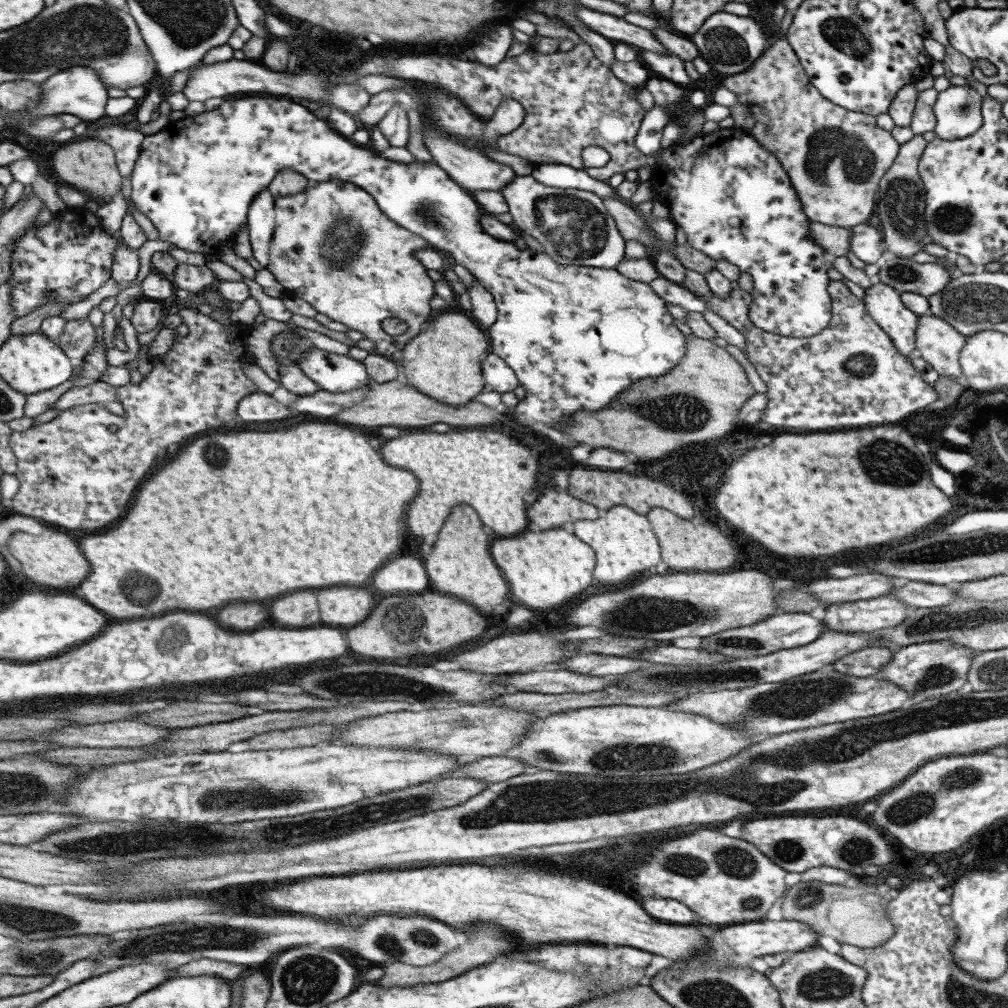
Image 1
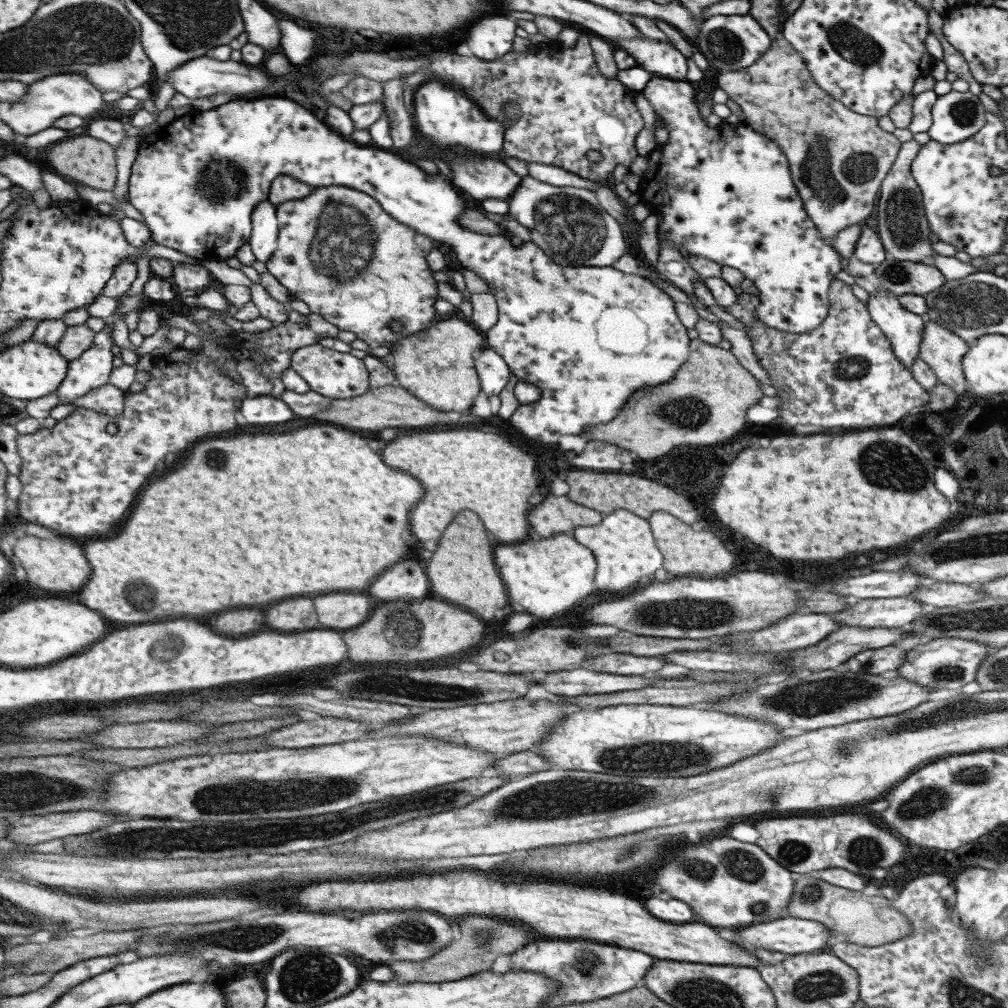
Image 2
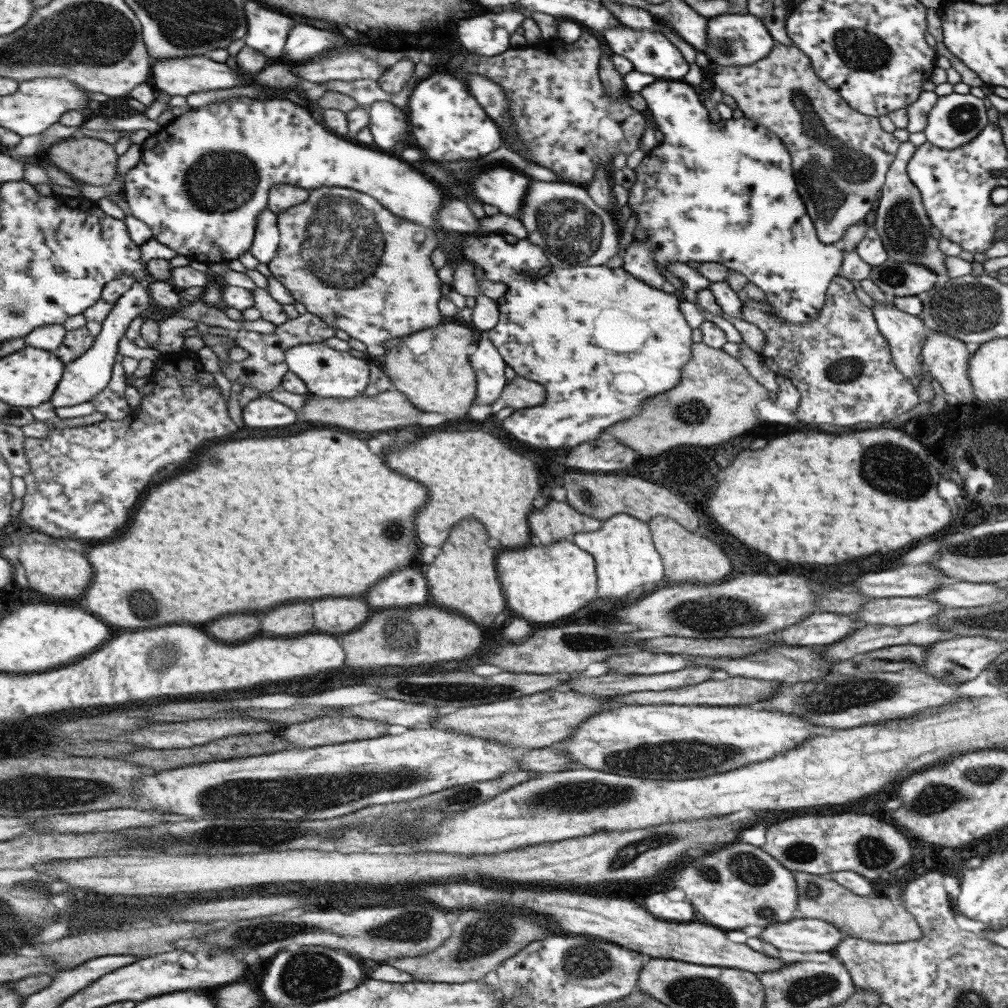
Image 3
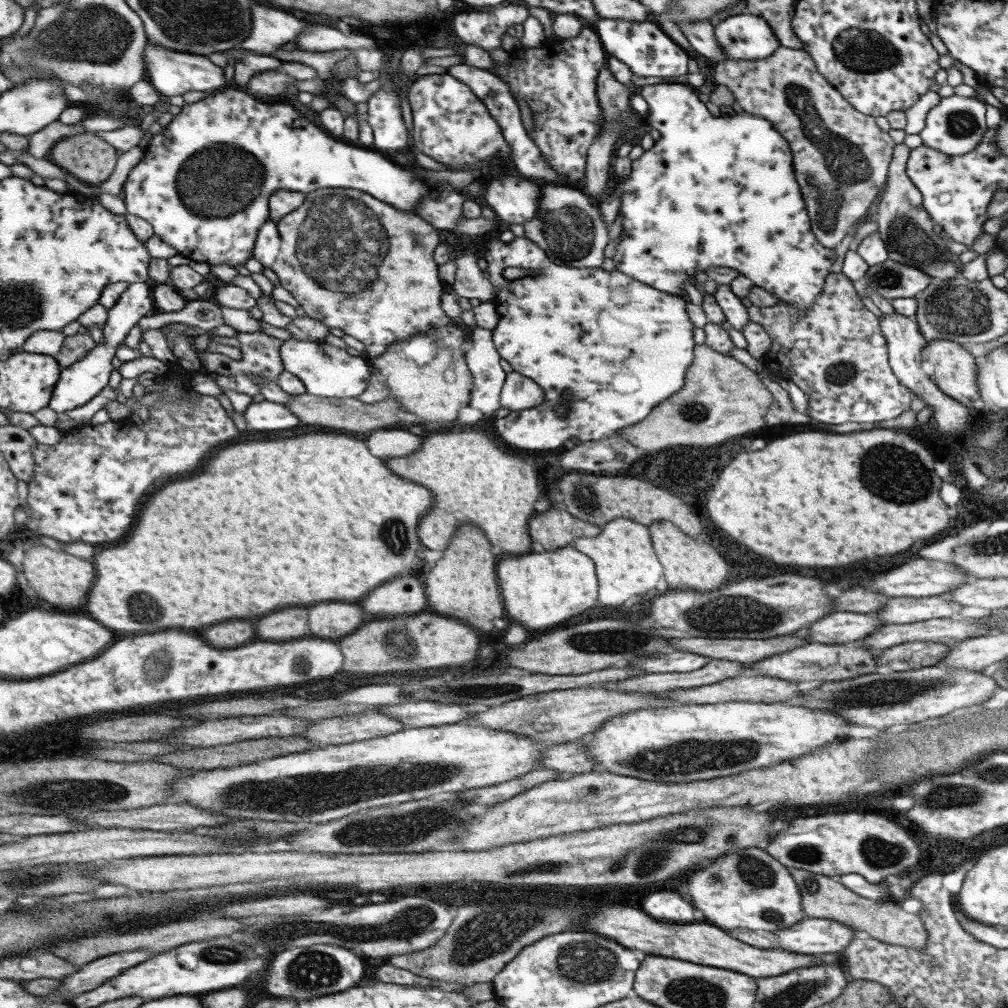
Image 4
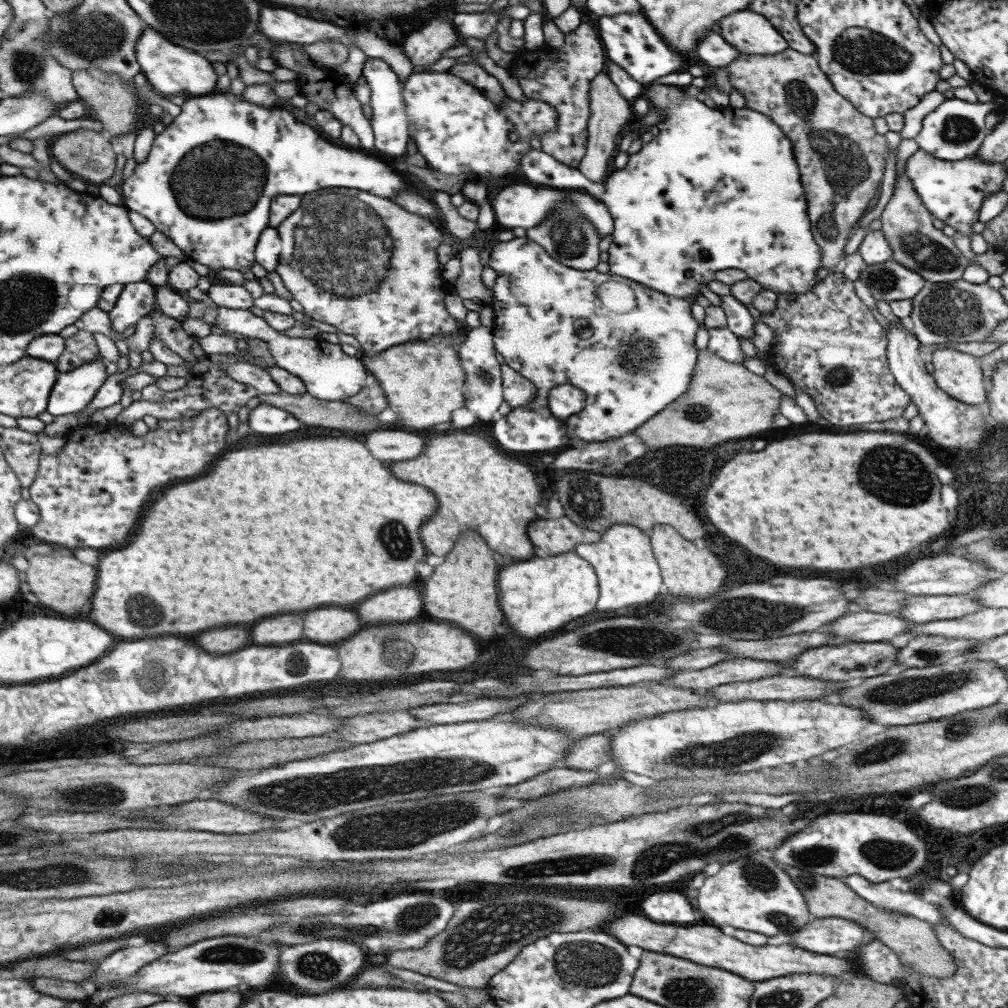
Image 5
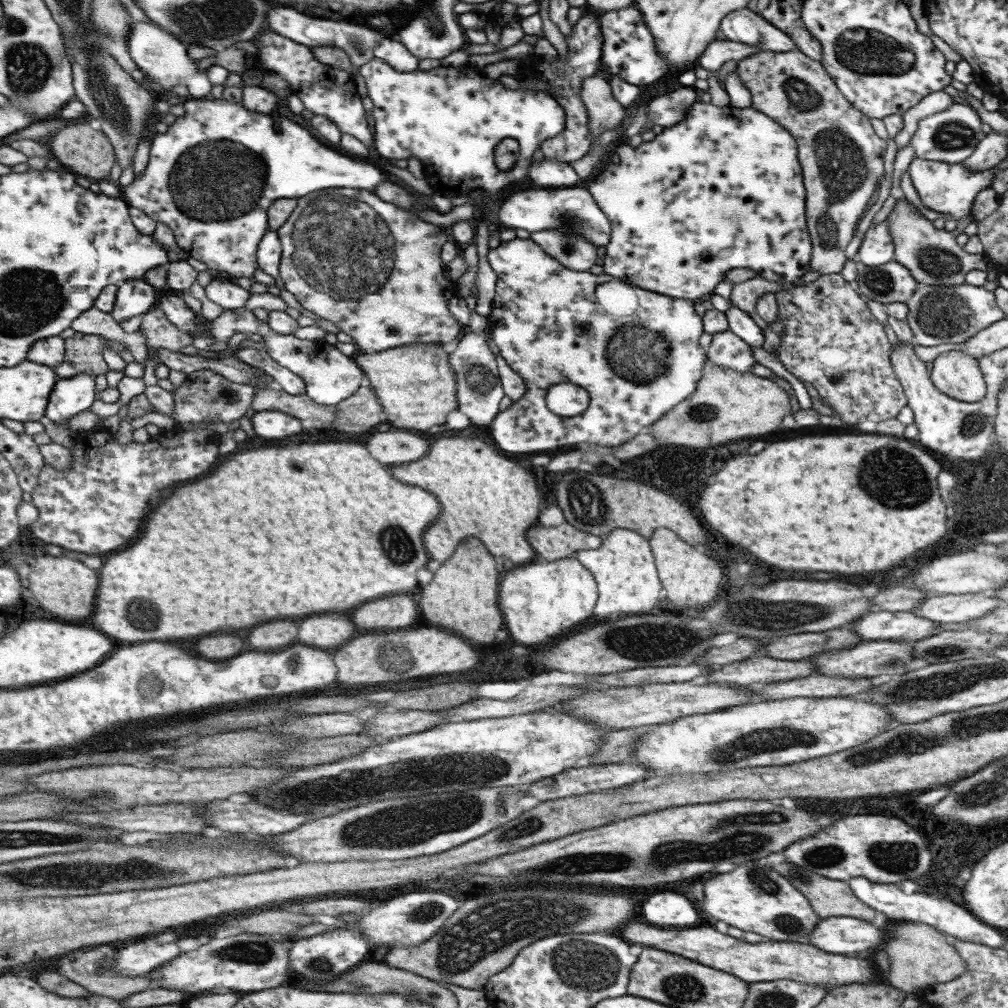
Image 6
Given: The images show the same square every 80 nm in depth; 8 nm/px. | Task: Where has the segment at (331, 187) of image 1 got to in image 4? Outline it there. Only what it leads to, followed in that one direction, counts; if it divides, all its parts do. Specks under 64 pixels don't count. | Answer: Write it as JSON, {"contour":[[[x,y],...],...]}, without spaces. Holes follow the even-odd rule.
{"contour":[[[317,188],[306,193],[303,203],[293,212],[279,218],[275,228],[280,239],[280,252],[270,269],[277,275],[278,284],[291,293],[309,318],[329,328],[339,328],[345,335],[361,342],[365,348],[362,354],[370,359],[381,355],[393,342],[425,334],[429,328],[454,324],[454,320],[445,316],[439,307],[439,298],[446,285],[437,276],[438,266],[431,258],[439,244],[439,234],[419,216],[399,212],[353,188]]]}

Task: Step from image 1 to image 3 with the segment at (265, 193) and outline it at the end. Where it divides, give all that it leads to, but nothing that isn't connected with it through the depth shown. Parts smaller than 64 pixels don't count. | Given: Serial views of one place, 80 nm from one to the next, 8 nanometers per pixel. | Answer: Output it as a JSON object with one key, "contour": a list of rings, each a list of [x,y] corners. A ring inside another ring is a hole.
{"contour":[[[265,209],[255,222],[253,242],[248,250],[261,264],[269,264],[275,257],[278,246],[276,216]]]}

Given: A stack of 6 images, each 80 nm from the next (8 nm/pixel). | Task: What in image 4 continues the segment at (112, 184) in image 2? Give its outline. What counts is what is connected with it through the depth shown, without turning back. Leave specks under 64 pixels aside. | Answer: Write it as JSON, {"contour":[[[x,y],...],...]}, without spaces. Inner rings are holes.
{"contour":[[[88,131],[66,137],[51,149],[50,154],[60,167],[88,185],[109,180],[119,158],[110,142]],[[75,154],[83,154],[85,158],[75,160]]]}

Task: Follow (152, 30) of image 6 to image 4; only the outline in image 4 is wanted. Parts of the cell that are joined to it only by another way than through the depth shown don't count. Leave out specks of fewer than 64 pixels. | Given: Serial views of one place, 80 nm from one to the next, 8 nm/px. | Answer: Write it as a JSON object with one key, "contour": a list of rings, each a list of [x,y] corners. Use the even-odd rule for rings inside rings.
{"contour":[[[148,42],[146,46],[146,70],[150,83],[163,96],[177,96],[189,90],[197,92],[209,92],[224,87],[229,87],[223,79],[223,69],[211,63],[205,56],[197,54],[187,54],[183,51],[169,50],[165,46],[159,46],[158,43]]]}

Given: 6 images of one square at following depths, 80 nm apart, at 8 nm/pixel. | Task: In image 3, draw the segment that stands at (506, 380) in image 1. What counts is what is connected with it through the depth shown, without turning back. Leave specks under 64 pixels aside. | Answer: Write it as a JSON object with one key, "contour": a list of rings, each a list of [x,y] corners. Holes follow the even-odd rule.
{"contour":[[[477,331],[478,338],[475,346],[469,353],[471,368],[476,378],[476,391],[473,404],[481,403],[490,405],[499,398],[502,388],[506,385],[504,360],[491,345],[485,331]]]}

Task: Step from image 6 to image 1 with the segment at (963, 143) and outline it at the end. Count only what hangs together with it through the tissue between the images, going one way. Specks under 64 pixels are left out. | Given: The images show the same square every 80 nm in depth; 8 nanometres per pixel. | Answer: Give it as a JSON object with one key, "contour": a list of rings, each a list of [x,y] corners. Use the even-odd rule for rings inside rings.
{"contour":[[[949,85],[937,93],[933,114],[937,137],[943,140],[960,139],[973,134],[982,123],[981,97],[969,85]]]}

